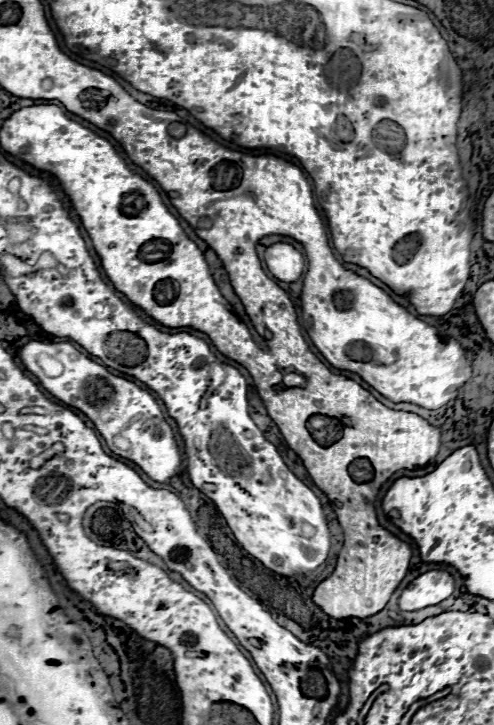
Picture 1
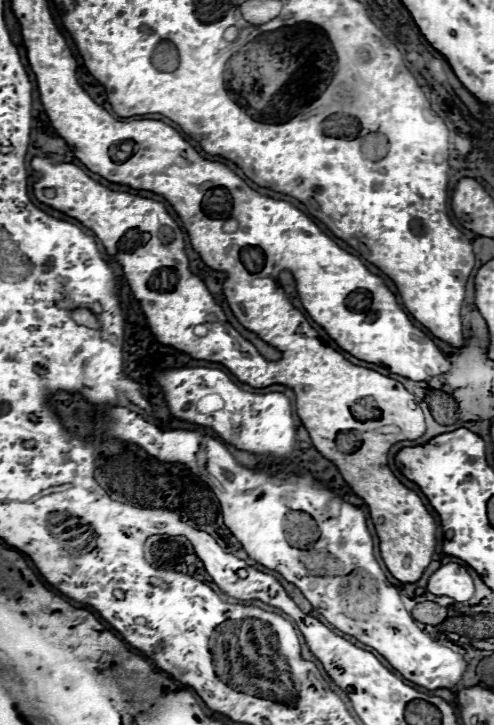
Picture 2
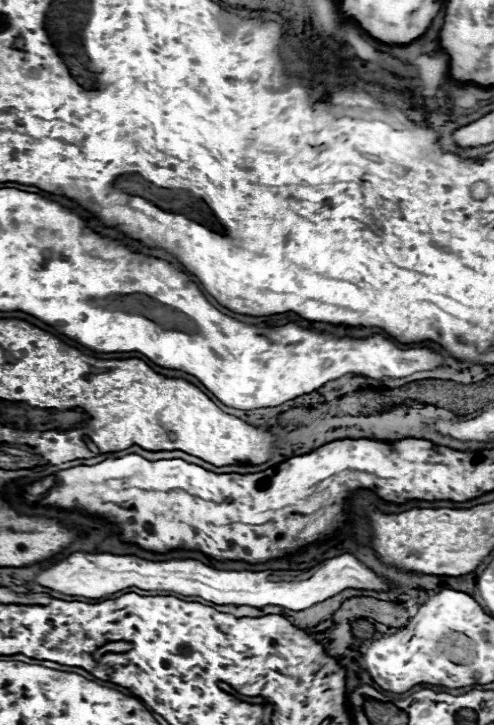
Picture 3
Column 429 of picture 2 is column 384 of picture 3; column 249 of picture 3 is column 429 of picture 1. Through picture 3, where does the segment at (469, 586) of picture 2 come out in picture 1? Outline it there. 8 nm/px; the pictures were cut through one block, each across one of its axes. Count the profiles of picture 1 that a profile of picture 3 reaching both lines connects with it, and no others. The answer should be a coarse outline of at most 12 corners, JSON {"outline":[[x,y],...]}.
{"outline":[[430,570],[400,596],[400,610],[434,606],[454,592],[448,572]]}

